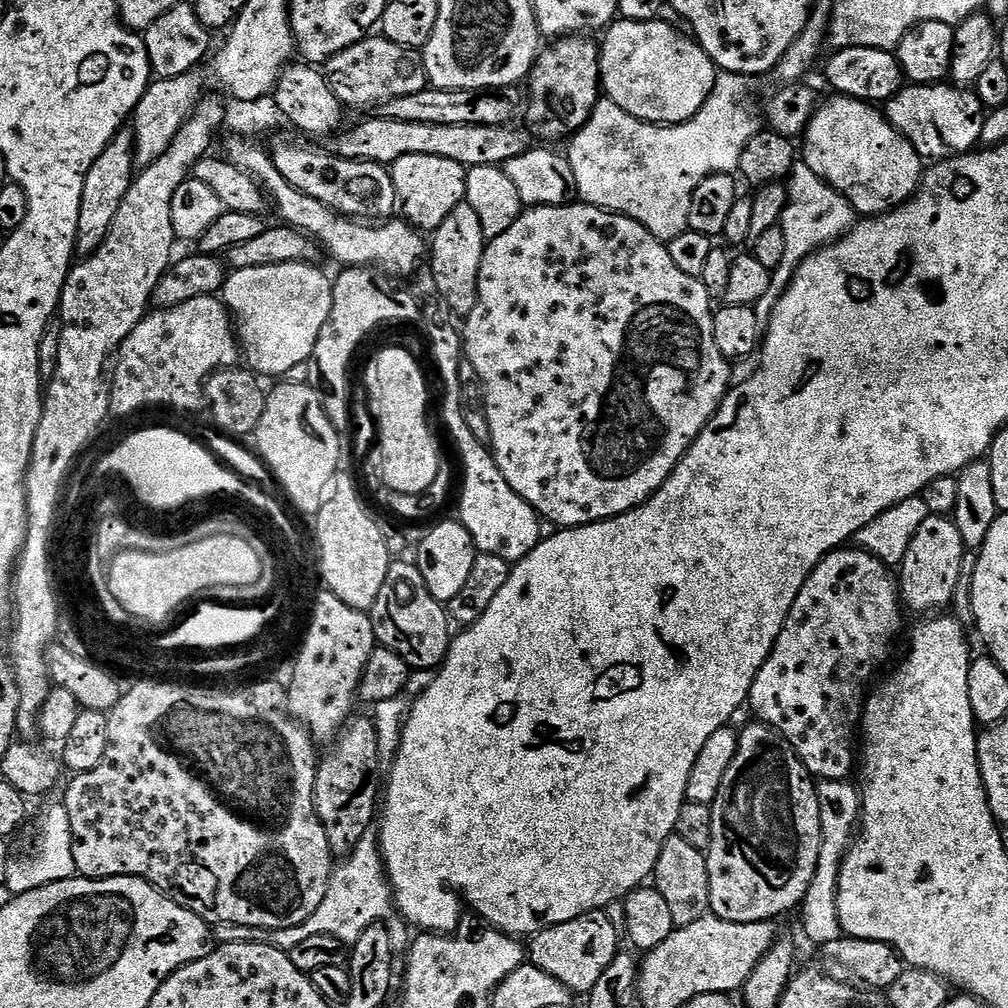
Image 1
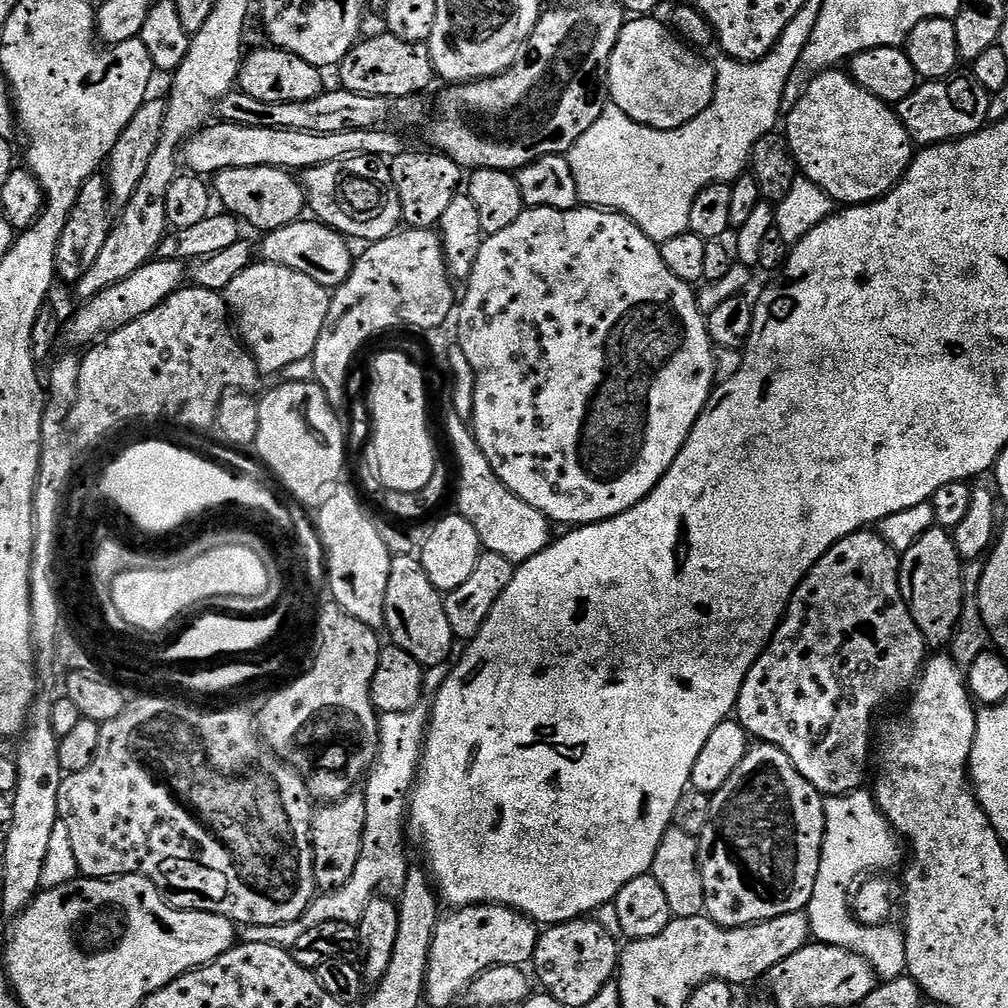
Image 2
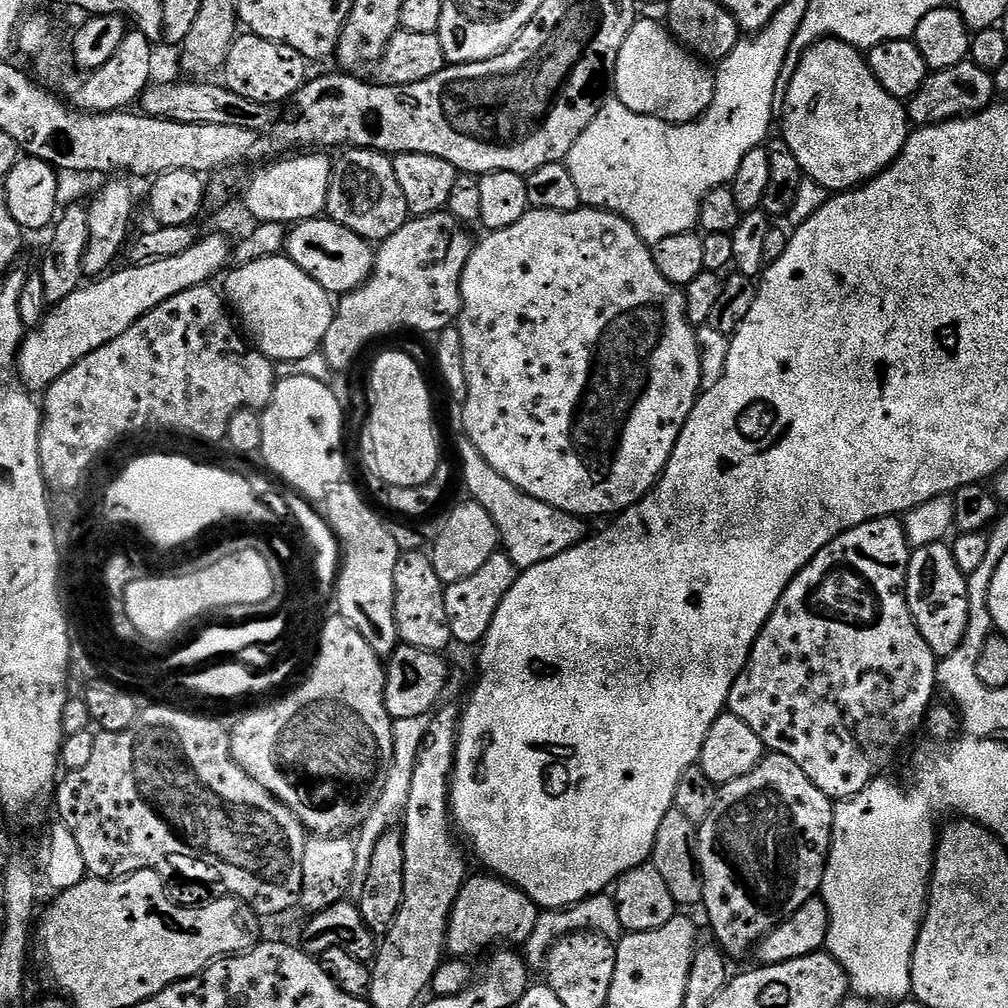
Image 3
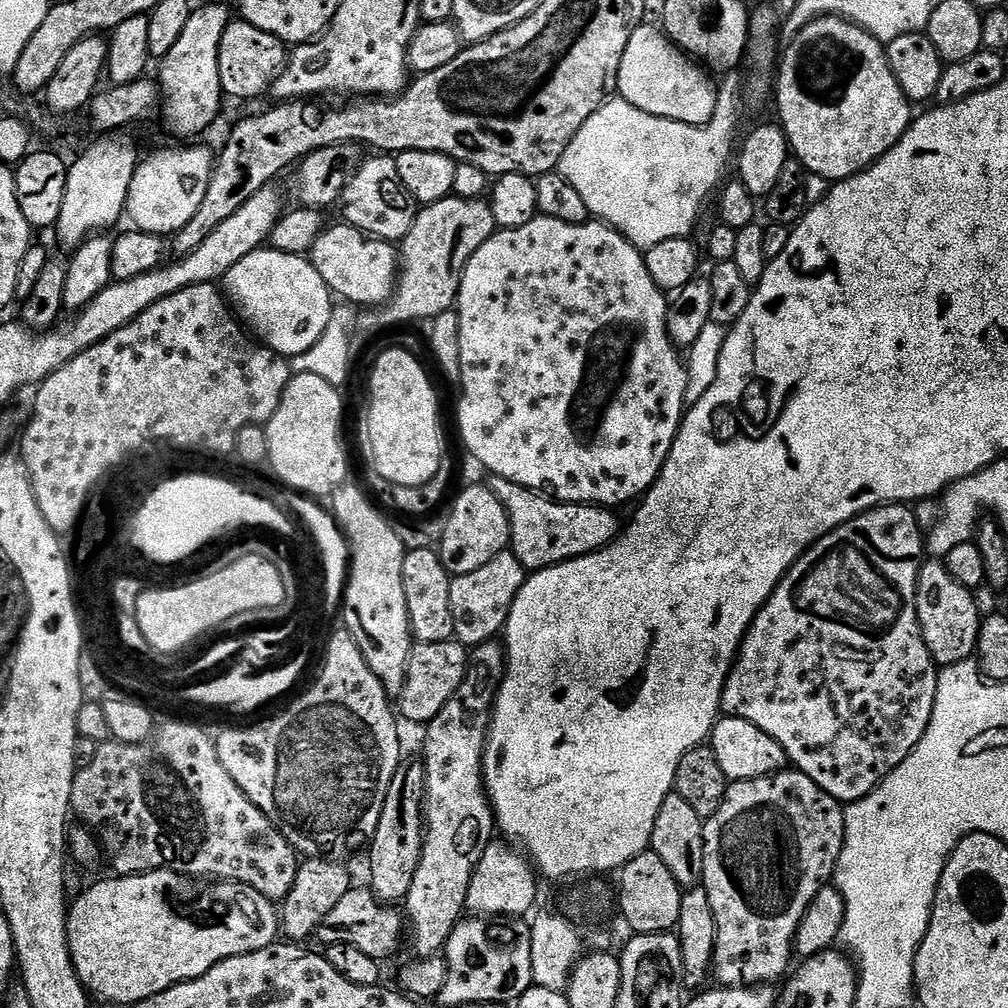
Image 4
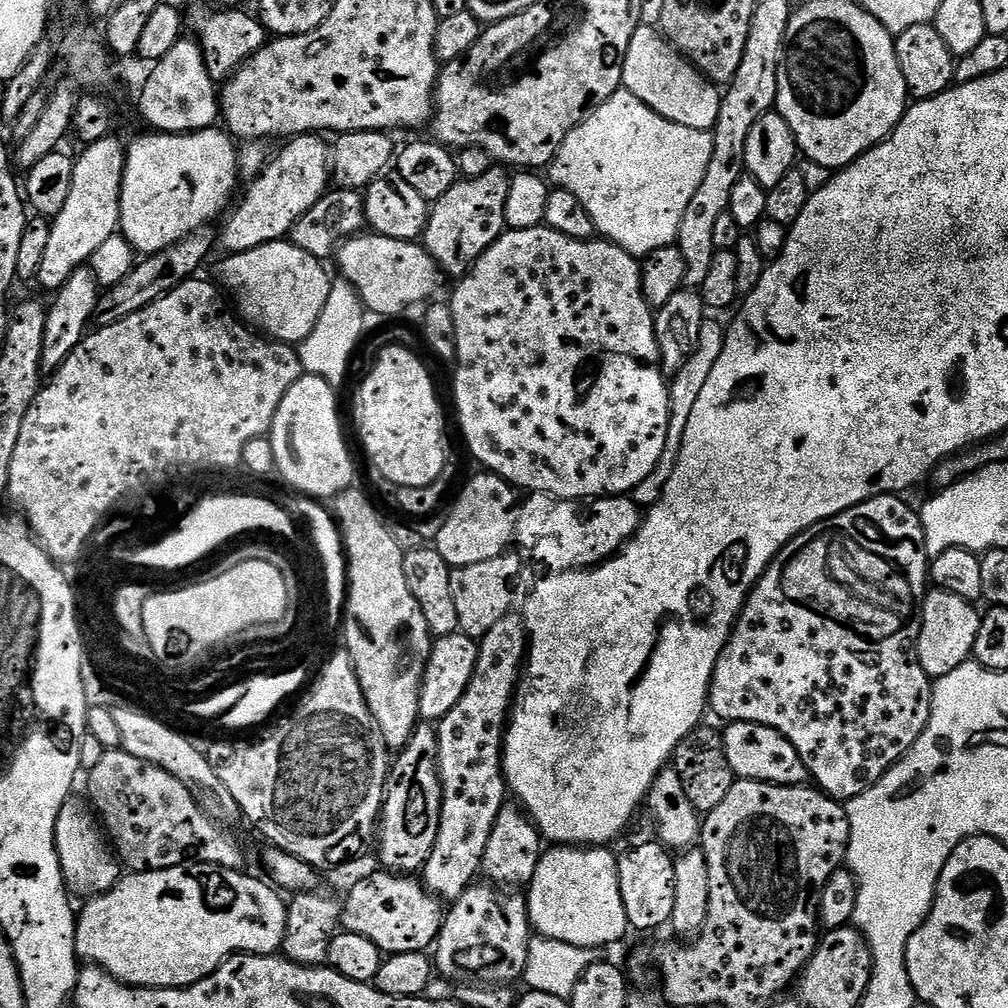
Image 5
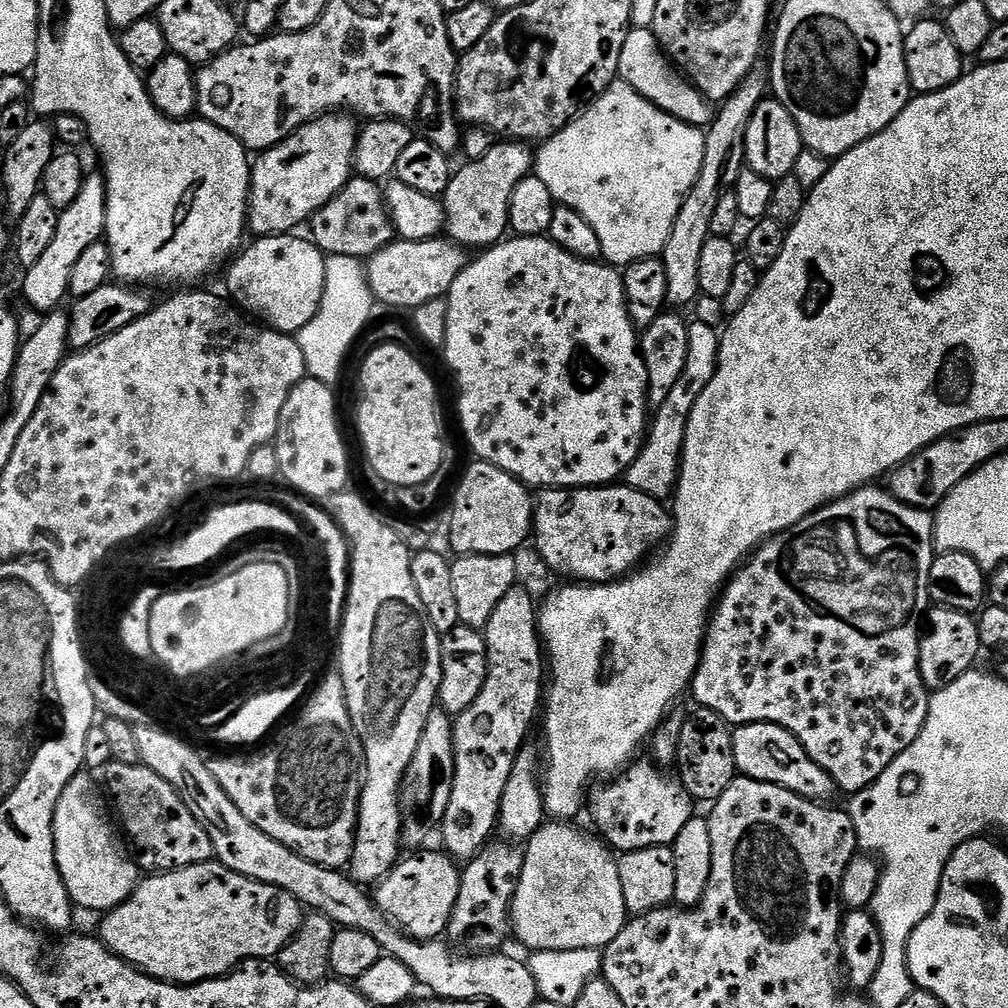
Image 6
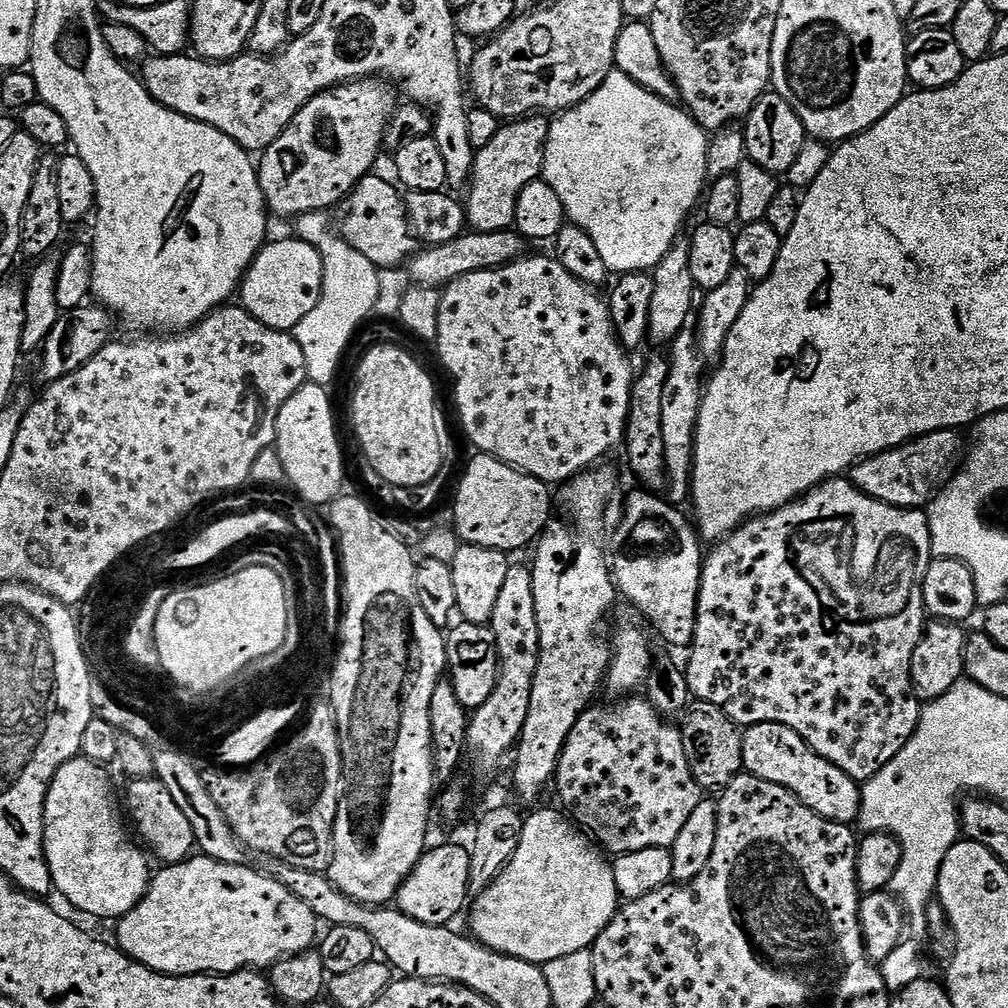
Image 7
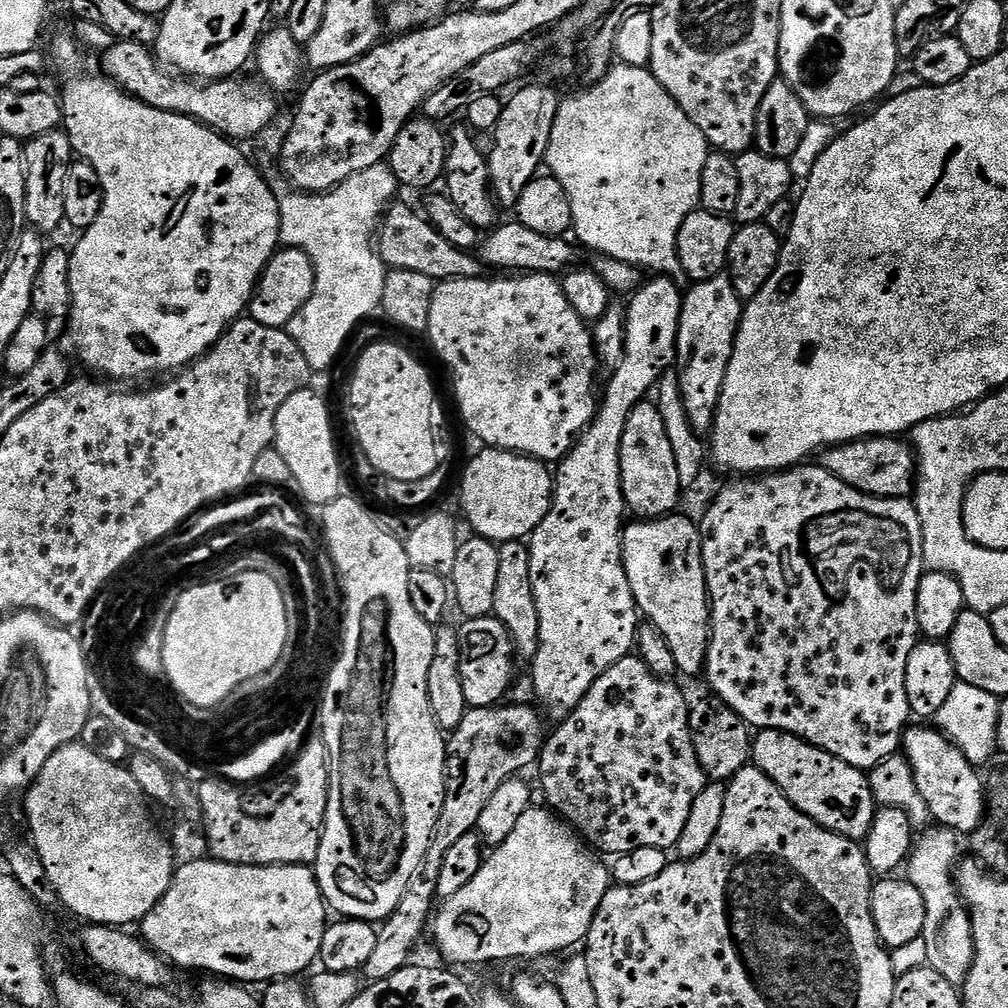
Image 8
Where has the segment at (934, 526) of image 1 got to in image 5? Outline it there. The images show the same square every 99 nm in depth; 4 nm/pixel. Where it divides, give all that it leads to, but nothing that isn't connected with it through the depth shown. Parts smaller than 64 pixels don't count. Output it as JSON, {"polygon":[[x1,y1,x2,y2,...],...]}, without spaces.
{"polygon":[[933,587,924,597,924,603,920,609,920,633,916,643,916,653,918,662,922,670,933,680,941,680,946,674,951,674,953,670,958,670,966,661,973,659,972,651,974,642,978,638,980,629,981,609,976,609,977,605,966,598,958,598,958,594,950,594,946,590]]}

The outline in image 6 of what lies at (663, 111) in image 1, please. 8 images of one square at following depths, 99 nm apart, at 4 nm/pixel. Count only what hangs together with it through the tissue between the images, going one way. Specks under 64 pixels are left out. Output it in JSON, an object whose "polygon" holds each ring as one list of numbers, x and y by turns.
{"polygon":[[635,28,627,33,622,42,619,79,632,87,642,98,646,98,656,108,688,124,707,126,711,124,714,108,704,99,700,91,688,81,679,68,664,55,651,28]]}

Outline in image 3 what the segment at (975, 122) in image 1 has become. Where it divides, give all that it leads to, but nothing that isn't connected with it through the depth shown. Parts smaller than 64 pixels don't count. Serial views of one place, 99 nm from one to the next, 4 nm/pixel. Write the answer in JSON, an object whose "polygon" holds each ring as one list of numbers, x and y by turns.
{"polygon":[[965,62,958,66,950,66,950,70,929,74,926,82,922,82,918,94,914,94,911,100,907,101,908,118,916,128,929,128,986,110,997,96,992,73,987,72,982,66]]}

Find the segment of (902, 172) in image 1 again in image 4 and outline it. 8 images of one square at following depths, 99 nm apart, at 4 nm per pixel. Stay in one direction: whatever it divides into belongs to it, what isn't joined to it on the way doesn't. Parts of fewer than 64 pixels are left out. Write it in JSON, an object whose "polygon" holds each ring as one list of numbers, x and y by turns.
{"polygon":[[820,16,817,20,808,23,797,36,791,37,789,44,792,45,785,52,783,49,778,60,778,75,774,80,774,104,776,100,776,108,780,111,778,123,784,130,791,155,799,160,805,170,813,177,815,177,814,175,821,176,822,179,828,180,827,182,845,180,858,174,863,168,871,166,875,160,882,158,882,154,886,154,886,150,890,150,899,142,902,134,913,122,914,108,906,98,906,94,902,94,902,86,898,86,898,78,894,78,894,70,890,70,888,54,881,41,876,40,869,32,862,30,857,24,844,20,841,16]]}

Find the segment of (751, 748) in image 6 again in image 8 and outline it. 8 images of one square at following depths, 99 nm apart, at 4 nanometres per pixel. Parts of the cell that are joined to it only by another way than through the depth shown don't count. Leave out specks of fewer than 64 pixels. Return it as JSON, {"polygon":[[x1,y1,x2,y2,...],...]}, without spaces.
{"polygon":[[766,728,755,733,752,741,751,763,763,770,782,790,785,798,799,812,806,814,814,822,818,822,818,826,857,842,867,840,878,805,876,795,872,793,872,781,861,769,834,758,834,754,830,754,826,750,807,744,805,740,794,734,780,732,776,728]]}

